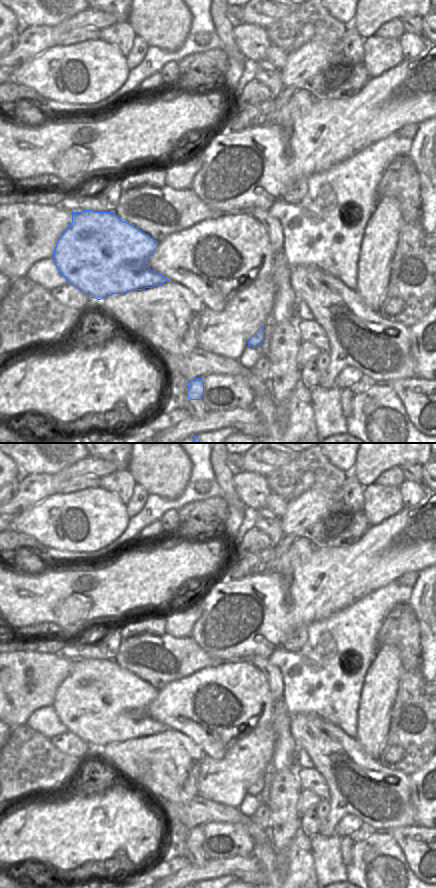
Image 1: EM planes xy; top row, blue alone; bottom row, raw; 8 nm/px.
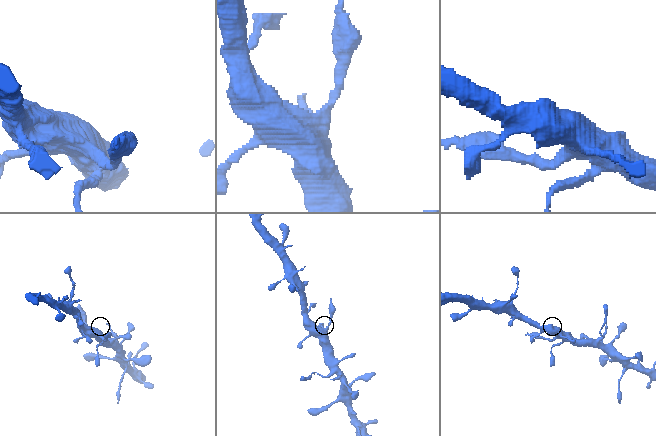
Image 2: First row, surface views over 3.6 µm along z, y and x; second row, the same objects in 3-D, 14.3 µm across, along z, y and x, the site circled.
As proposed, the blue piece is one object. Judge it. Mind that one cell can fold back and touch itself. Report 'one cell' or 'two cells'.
two cells

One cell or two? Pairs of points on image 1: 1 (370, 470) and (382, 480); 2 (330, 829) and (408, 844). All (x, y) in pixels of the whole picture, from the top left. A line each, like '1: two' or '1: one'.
1: two
2: two

